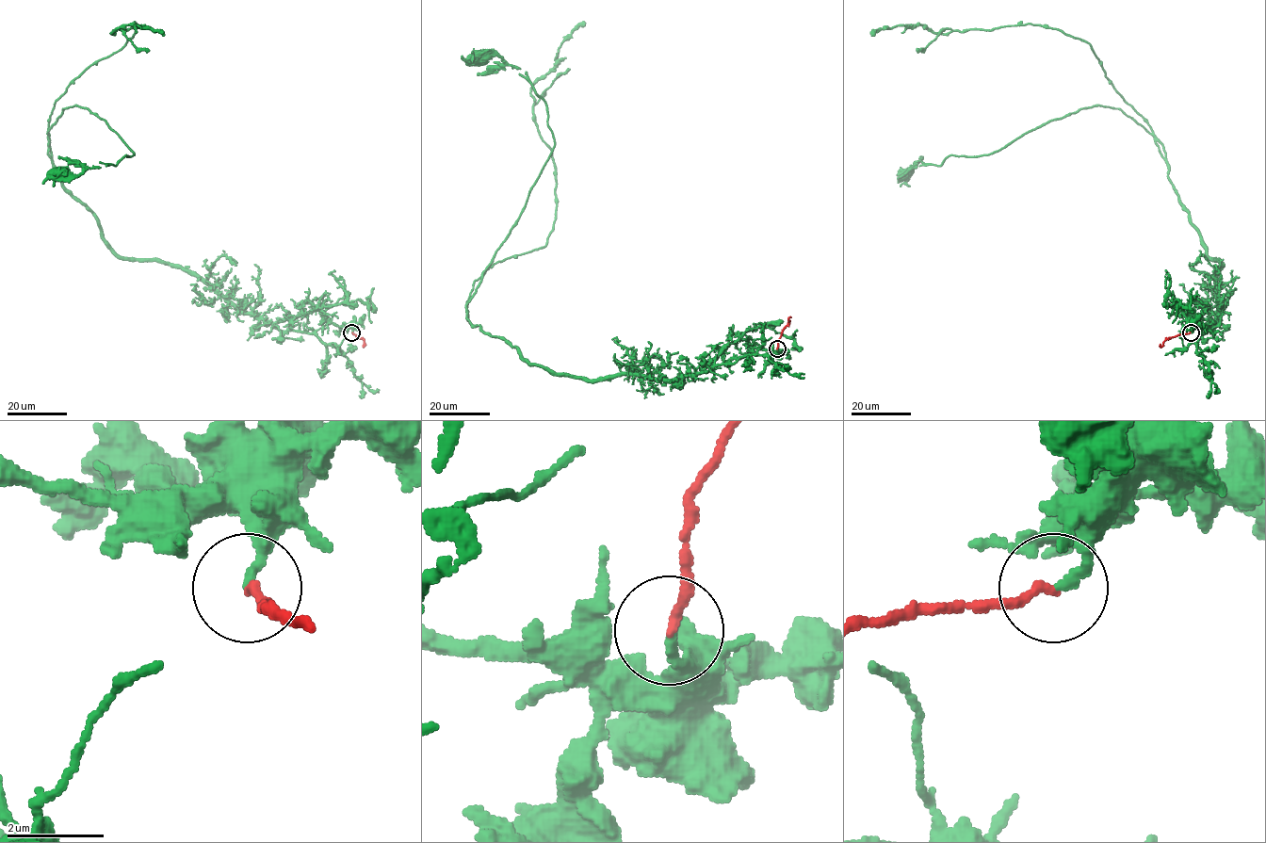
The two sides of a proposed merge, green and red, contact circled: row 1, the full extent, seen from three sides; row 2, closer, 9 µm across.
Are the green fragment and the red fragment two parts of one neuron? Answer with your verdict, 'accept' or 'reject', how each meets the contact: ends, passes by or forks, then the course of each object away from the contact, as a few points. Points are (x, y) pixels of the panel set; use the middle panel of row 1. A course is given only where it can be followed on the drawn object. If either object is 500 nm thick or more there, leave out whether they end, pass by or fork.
accept; green ends; red ends; course green (776, 349), (738, 339), (699, 372), (592, 380), (474, 326), (466, 304), (554, 146), (533, 86), (477, 58); course red (776, 348), (790, 317)

